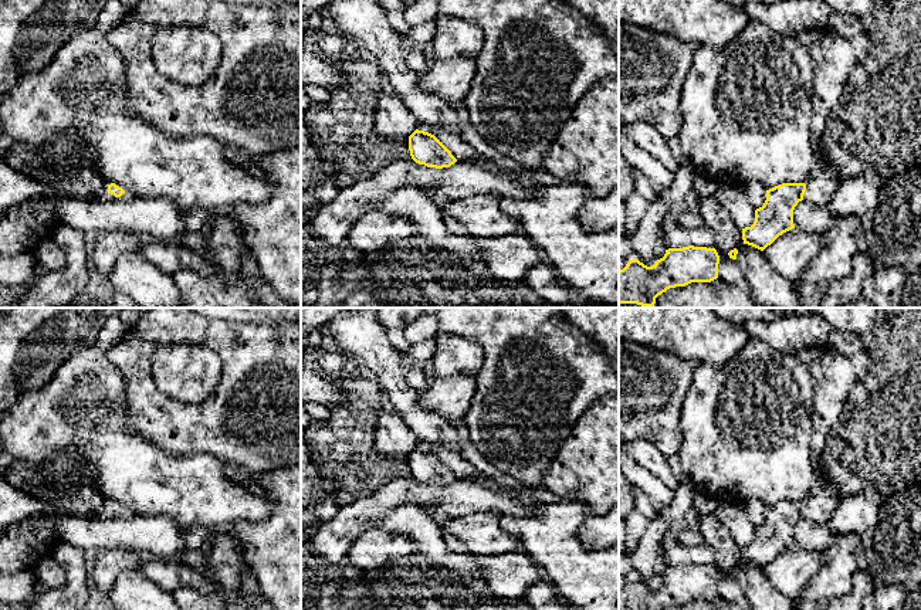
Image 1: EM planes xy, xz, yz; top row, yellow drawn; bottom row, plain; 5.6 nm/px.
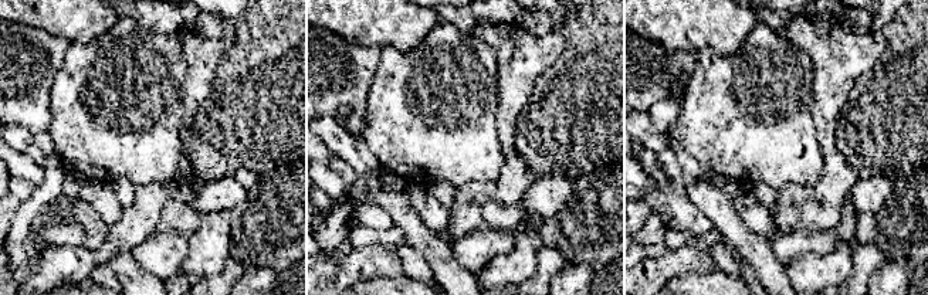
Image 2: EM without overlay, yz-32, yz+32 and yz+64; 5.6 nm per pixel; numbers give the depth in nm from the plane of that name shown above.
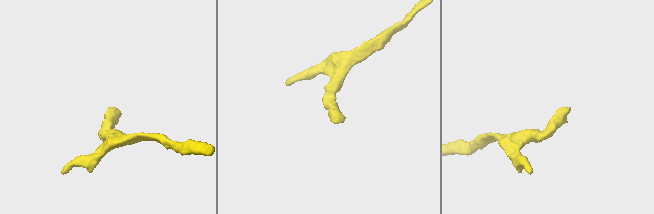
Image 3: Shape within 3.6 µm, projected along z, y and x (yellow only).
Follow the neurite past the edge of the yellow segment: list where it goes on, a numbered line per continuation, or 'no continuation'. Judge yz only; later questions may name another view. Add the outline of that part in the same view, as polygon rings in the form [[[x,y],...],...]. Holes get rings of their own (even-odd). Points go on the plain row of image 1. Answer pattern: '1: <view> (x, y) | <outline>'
1: yz (833, 375) | [[[823,343],[790,352],[800,359],[815,382],[810,444],[817,481],[812,488],[803,518],[826,523],[843,497],[820,468],[820,457],[832,427],[843,413],[851,387],[863,380],[873,366],[873,357],[861,349],[851,357],[834,353]]]

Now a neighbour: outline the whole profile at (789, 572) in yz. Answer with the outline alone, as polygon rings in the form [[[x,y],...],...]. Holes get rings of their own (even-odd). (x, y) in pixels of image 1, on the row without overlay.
[[[792,546],[763,567],[769,583],[790,599],[798,599],[820,570],[823,553]]]

